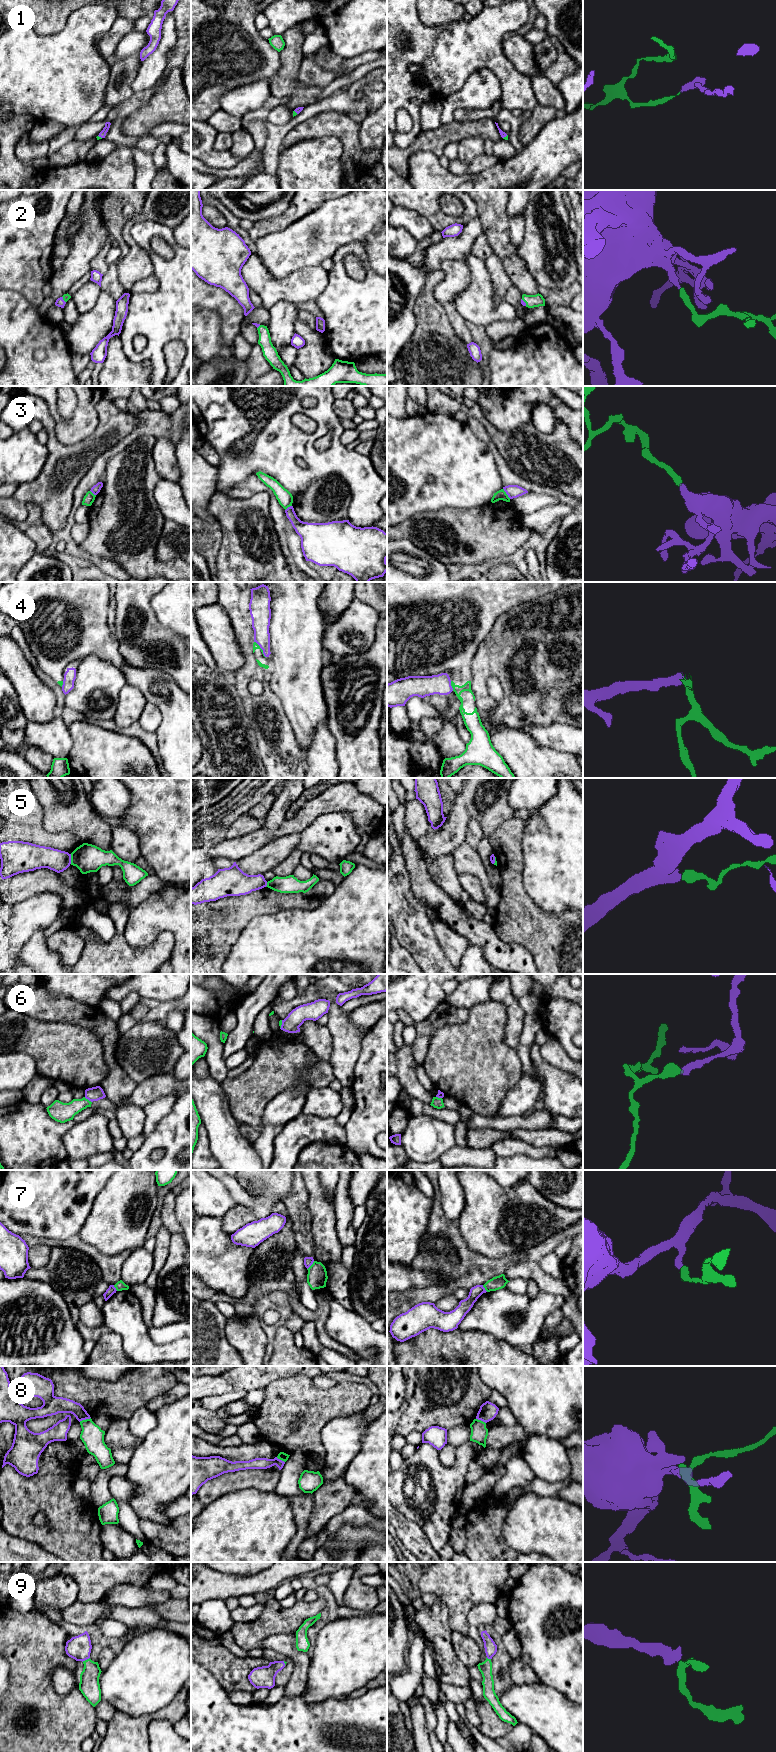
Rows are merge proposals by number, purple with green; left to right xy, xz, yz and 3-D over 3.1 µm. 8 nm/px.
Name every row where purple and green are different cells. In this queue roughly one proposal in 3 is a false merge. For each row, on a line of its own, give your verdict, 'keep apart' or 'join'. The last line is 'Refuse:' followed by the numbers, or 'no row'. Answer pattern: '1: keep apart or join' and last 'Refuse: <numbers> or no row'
1: join
2: join
3: keep apart
4: keep apart
5: keep apart
6: keep apart
7: keep apart
8: keep apart
9: join
Refuse: 3, 4, 5, 6, 7, 8

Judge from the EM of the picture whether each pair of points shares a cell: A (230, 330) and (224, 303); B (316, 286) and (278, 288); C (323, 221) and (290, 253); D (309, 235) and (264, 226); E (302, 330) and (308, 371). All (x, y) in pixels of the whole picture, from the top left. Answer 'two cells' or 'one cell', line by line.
A: one cell
B: one cell
C: one cell
D: two cells
E: one cell

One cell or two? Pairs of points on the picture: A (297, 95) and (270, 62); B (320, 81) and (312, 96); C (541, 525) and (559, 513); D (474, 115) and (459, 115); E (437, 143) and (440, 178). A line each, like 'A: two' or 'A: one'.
A: two
B: two
C: one
D: one
E: two

